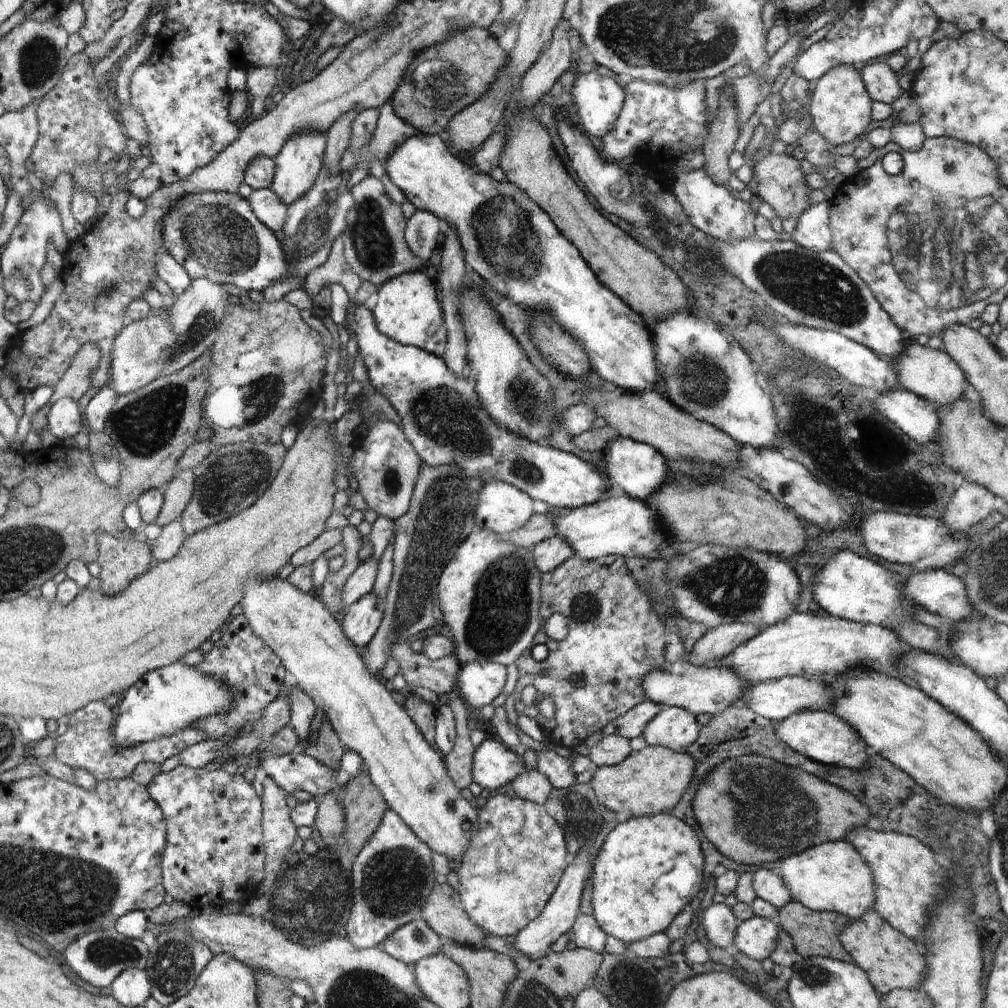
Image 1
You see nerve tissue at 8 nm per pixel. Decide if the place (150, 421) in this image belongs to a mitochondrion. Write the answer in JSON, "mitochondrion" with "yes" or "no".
{"mitochondrion":"yes"}

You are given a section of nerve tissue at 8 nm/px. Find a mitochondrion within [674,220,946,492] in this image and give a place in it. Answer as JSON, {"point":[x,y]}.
{"point":[813,286]}

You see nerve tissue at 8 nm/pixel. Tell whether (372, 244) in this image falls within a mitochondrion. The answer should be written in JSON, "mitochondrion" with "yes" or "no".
{"mitochondrion":"yes"}

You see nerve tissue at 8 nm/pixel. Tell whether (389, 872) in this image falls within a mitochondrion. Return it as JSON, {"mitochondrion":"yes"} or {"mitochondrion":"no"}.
{"mitochondrion":"yes"}

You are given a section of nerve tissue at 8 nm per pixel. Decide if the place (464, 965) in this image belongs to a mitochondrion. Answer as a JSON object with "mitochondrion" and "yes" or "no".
{"mitochondrion":"no"}

